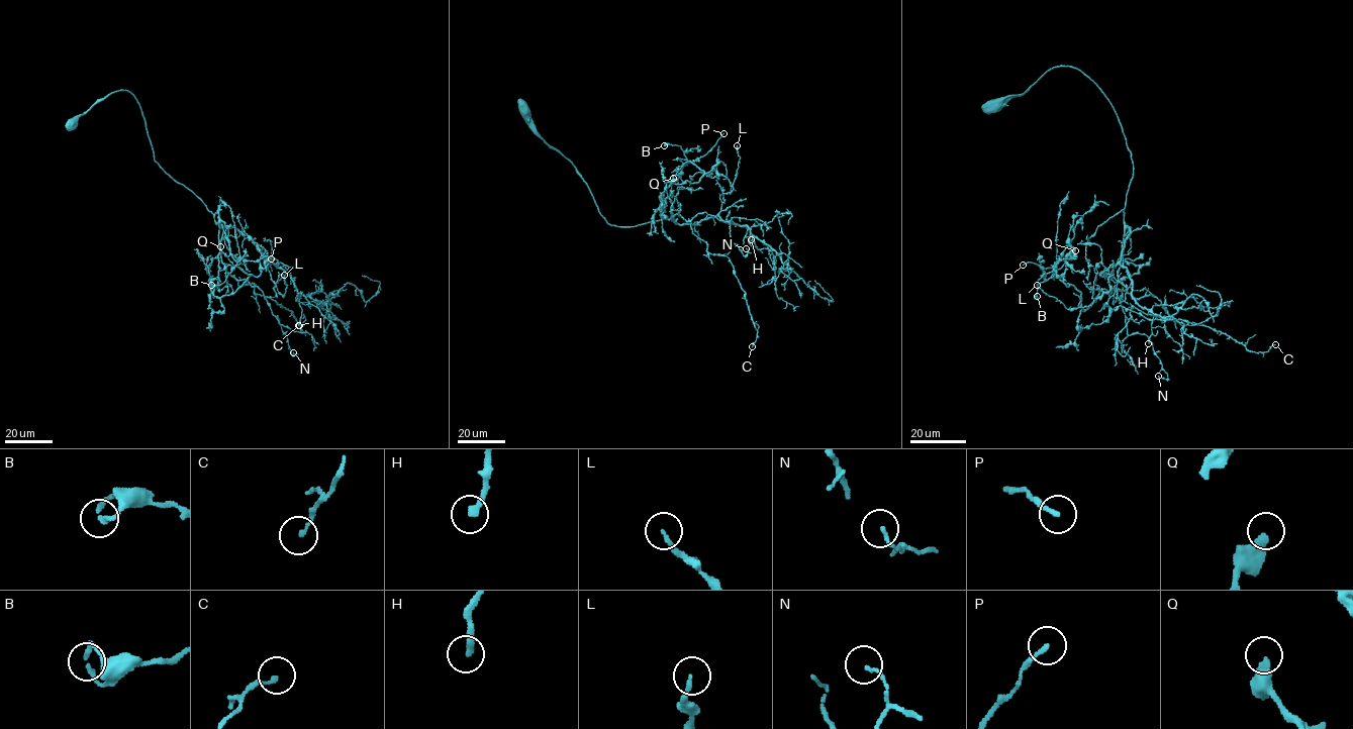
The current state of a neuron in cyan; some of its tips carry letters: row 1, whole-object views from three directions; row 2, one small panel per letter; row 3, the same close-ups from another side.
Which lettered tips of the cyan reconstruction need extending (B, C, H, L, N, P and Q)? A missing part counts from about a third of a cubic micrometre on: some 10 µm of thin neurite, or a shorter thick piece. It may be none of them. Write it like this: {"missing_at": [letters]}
{"missing_at": []}

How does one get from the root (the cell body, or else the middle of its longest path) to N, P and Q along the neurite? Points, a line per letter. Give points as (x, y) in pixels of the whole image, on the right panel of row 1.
N: (996, 106), (1061, 66), (1110, 104), (1133, 164), (1116, 297), (1158, 376)
P: (996, 106), (1051, 69), (1076, 67), (1110, 104), (1133, 164), (1107, 292), (1081, 311), (1055, 266), (1023, 265)
Q: (996, 106), (1061, 66), (1110, 104), (1133, 164), (1124, 241), (1109, 289), (1081, 311), (1055, 274), (1075, 250)

